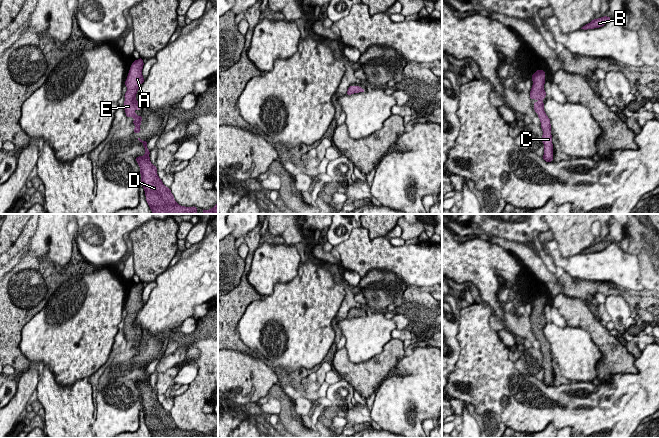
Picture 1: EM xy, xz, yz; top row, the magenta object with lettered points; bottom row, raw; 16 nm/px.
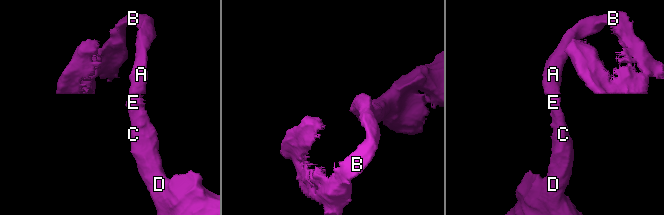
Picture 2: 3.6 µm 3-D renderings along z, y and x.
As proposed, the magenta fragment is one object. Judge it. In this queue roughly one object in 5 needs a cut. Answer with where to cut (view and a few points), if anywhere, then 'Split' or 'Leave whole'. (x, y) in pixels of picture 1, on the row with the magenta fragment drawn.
No split. Leave whole

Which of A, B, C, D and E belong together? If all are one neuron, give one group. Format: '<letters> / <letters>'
A B C D E

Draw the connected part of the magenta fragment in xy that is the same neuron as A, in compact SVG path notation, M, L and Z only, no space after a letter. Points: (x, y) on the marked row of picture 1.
M139 58L138 60L135 60L129 70L127 80L125 81L125 85L127 87L127 91L124 95L125 102L124 102L124 110L126 113L127 118L133 117L134 121L133 124L136 126L134 128L134 132L138 134L141 131L140 124L143 118L141 116L138 116L134 110L141 110L139 107L140 104L136 100L136 94L137 90L141 86L141 84L144 82L144 78L142 75L142 69L143 69L143 59Z

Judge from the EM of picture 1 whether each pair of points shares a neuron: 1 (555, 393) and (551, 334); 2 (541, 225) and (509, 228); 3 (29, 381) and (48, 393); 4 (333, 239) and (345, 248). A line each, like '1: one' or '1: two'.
1: two
2: one
3: two
4: two

